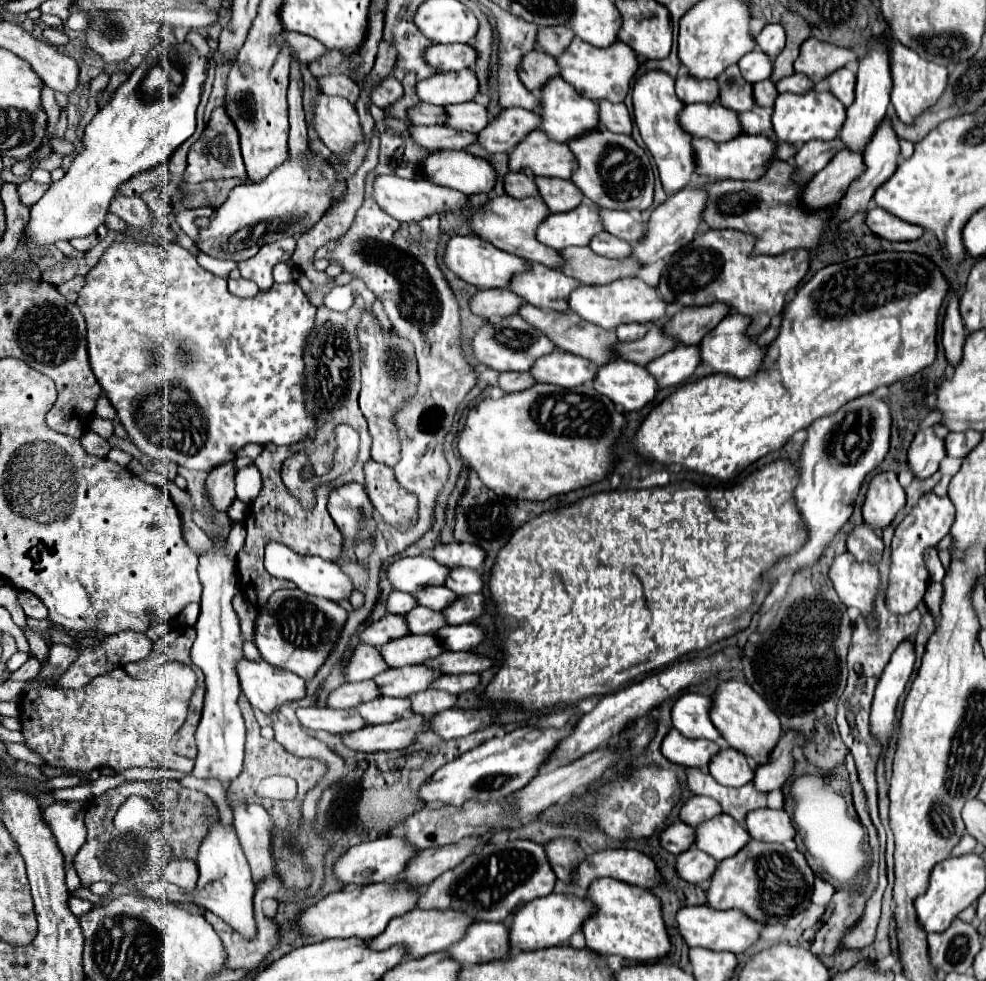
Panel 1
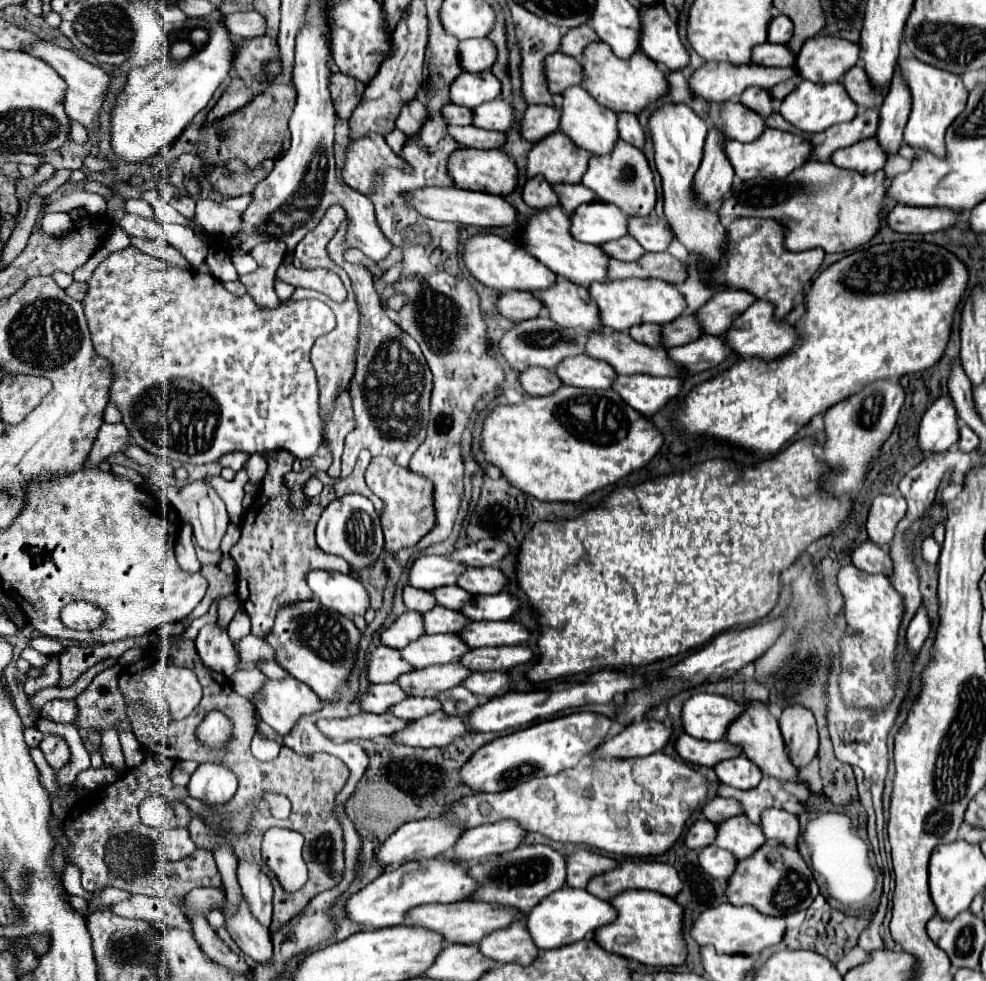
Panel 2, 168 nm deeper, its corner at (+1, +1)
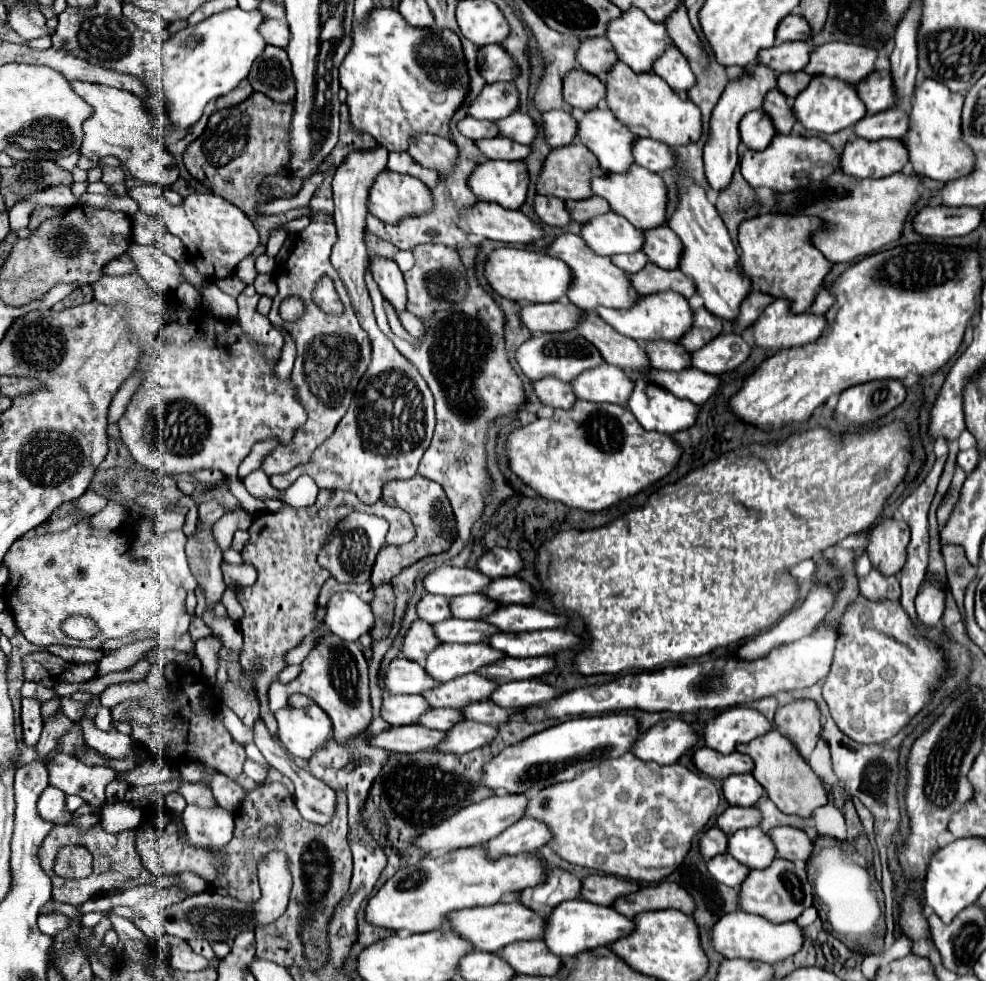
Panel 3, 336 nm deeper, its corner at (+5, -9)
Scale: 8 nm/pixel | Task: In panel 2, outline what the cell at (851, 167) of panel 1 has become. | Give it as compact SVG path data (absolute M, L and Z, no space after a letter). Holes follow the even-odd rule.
M868 138L868 140L856 142L848 148L836 150L832 154L832 162L844 170L872 174L872 172L878 172L884 168L886 156L884 156L884 152L880 152L876 138Z

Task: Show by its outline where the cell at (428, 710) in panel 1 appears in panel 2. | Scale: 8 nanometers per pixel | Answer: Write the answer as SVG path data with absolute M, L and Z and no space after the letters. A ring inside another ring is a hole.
M464 686L444 690L436 696L436 700L442 704L442 712L448 716L462 716L464 712L468 712L468 708L476 708L478 704L476 696Z

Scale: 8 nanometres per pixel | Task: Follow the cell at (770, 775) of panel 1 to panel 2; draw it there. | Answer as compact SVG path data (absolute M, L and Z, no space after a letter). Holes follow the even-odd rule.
M786 708L780 716L780 730L790 762L800 770L818 752L818 732L812 712L806 708Z

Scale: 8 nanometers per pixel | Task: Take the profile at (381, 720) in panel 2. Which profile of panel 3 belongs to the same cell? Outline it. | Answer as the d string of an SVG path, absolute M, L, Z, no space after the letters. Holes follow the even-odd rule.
M410 724L410 726L398 726L392 730L386 730L378 736L374 736L370 742L374 746L380 746L390 752L422 752L422 750L436 750L440 742L444 742L442 730L432 730L422 724Z

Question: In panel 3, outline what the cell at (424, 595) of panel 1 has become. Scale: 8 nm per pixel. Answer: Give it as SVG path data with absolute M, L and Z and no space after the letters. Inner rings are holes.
M470 594L470 596L456 596L450 598L452 614L454 618L466 618L466 620L482 620L488 614L492 614L500 604L490 600L484 594Z

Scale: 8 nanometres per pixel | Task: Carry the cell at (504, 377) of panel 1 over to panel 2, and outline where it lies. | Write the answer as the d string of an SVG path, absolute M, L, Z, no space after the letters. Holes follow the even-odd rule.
M528 368L520 372L518 380L528 396L548 396L562 386L556 372L544 368Z

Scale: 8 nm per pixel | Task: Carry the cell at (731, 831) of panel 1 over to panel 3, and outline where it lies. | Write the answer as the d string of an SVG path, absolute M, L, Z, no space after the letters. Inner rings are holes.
M744 828L728 838L728 854L748 868L768 868L776 858L776 846L772 838L760 828Z

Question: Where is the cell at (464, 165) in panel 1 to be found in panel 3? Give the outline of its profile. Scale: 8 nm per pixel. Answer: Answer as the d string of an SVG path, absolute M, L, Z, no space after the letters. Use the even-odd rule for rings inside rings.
M490 160L476 166L470 176L472 192L486 202L496 202L504 208L520 208L528 194L530 176L524 162Z

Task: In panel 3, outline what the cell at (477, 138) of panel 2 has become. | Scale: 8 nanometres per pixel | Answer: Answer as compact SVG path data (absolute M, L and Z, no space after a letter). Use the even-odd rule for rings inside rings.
M498 136L498 138L486 138L486 140L478 140L476 146L490 158L490 160L524 160L532 148L518 144L510 138Z

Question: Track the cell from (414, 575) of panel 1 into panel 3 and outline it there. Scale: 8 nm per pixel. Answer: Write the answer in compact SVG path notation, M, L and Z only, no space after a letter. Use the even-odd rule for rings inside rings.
M442 566L430 572L424 578L424 588L430 594L442 594L448 598L462 596L462 594L478 594L482 592L492 578L484 576L474 568L456 568L456 566Z

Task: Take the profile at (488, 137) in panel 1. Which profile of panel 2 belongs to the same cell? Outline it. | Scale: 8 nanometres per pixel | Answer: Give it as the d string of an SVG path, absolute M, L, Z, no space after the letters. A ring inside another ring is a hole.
M528 106L522 122L520 122L520 134L528 142L540 140L540 136L548 136L558 130L560 114L552 106Z

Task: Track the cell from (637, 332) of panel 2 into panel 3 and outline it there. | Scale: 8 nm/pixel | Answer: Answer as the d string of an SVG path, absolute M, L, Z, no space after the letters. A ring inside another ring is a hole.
M650 342L646 344L652 366L658 370L686 370L692 368L692 354L678 342Z

